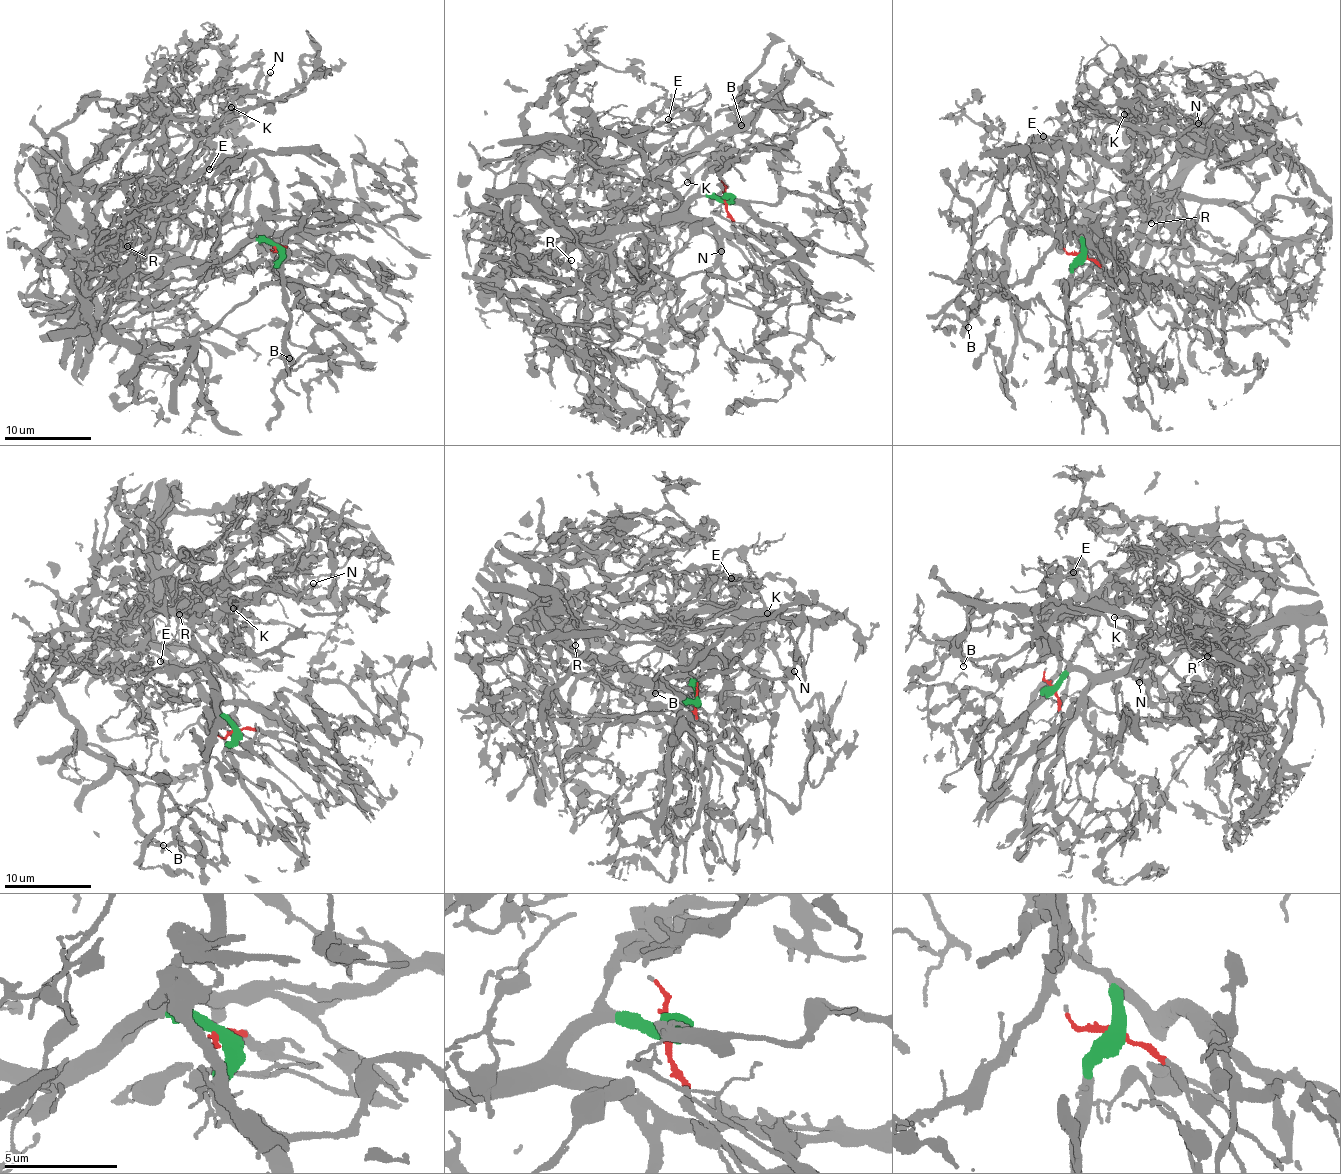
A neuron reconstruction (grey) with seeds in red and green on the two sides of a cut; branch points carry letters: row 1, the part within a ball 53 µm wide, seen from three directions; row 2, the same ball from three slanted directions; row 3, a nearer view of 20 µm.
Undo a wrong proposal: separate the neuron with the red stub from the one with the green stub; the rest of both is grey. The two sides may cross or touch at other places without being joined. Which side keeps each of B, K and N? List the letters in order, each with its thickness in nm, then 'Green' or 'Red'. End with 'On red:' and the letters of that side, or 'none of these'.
B: Thickness 280 nm. Red
K: Thickness 130 nm. Green
N: Thickness 240 nm. Green
On red: B

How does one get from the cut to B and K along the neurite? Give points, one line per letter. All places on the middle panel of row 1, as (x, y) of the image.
B: (726, 201), (718, 172), (754, 150), (749, 139), (756, 115), (739, 96), (736, 113), (742, 124)
K: (726, 201), (696, 196), (657, 222), (597, 236), (566, 233), (539, 206), (572, 229), (647, 223), (687, 181)

